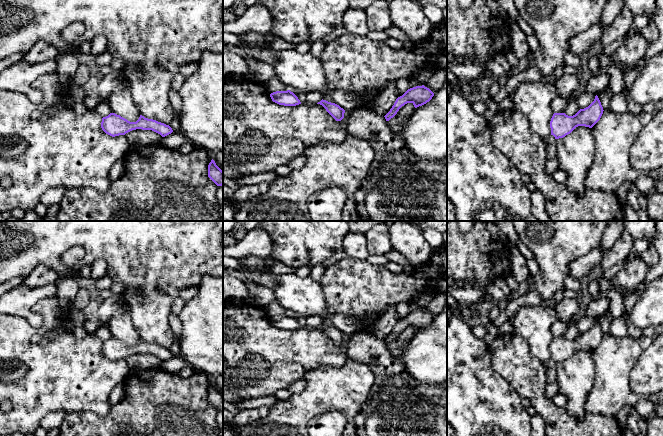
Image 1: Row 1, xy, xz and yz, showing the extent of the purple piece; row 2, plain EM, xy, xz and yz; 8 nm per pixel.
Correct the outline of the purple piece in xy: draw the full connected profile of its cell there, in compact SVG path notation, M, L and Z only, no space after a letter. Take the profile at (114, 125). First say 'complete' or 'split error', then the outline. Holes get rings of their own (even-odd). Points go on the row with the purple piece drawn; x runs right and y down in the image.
complete; M110 113L108 116L102 118L101 128L106 134L112 137L125 135L126 133L136 129L152 130L160 134L162 137L173 132L169 125L153 119L145 118L142 115L140 115L136 122L130 122L115 113Z

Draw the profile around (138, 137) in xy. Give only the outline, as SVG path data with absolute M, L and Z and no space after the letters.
M136 129L125 134L130 148L138 146L158 145L162 136L152 130Z

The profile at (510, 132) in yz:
M514 109L498 111L490 125L491 140L521 174L530 176L545 197L551 221L625 221L616 193L588 190L584 196L570 192L545 171L545 140L533 133L527 117Z

